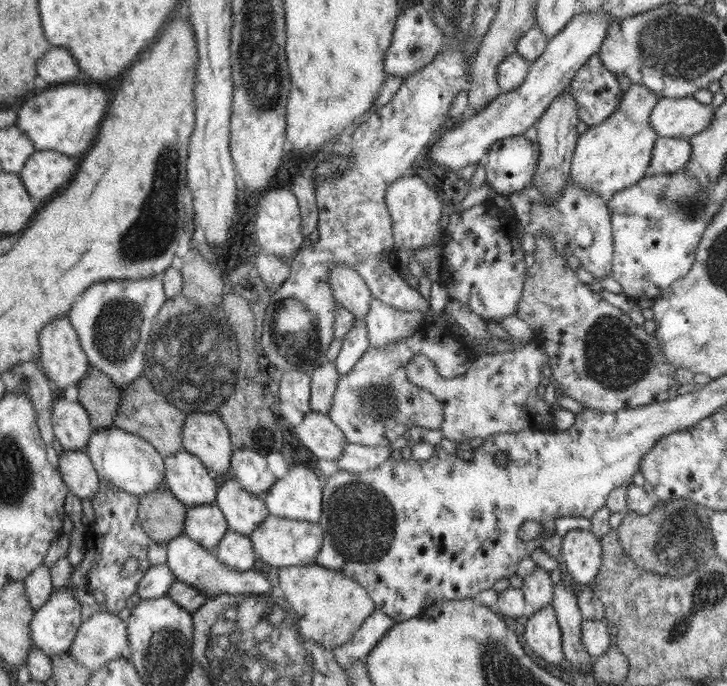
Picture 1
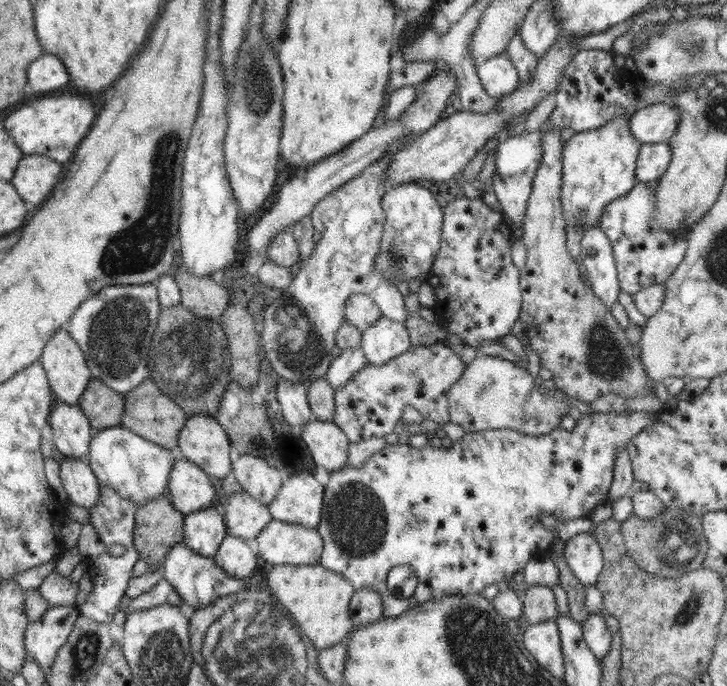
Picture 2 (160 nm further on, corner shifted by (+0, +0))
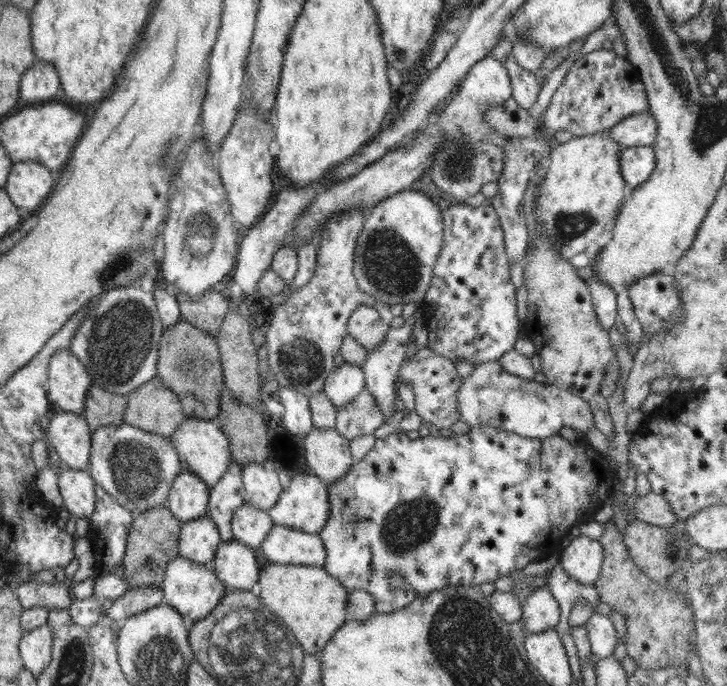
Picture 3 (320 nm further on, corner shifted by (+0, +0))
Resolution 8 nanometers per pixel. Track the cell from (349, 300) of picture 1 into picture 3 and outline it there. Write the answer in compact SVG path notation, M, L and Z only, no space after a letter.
M361 306L350 315L347 322L347 334L352 336L368 352L375 350L385 341L389 327L380 318L377 310Z

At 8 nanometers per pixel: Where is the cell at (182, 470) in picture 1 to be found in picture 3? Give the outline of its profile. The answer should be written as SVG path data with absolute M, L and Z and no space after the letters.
M183 470L174 479L166 506L182 522L205 516L209 490L210 487L199 476Z

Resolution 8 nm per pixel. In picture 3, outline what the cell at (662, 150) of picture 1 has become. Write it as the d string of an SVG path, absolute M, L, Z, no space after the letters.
M652 146L631 147L620 151L622 177L632 188L649 180L654 168L656 168L656 155Z

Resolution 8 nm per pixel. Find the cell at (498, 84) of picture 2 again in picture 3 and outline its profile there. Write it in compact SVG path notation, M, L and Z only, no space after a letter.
M492 55L475 62L458 85L452 102L442 108L432 121L444 131L442 146L435 152L429 175L432 182L446 194L464 203L469 196L480 192L484 184L500 179L504 169L505 145L508 138L498 135L486 120L484 113L491 107L502 106L512 96L511 80L505 65Z

